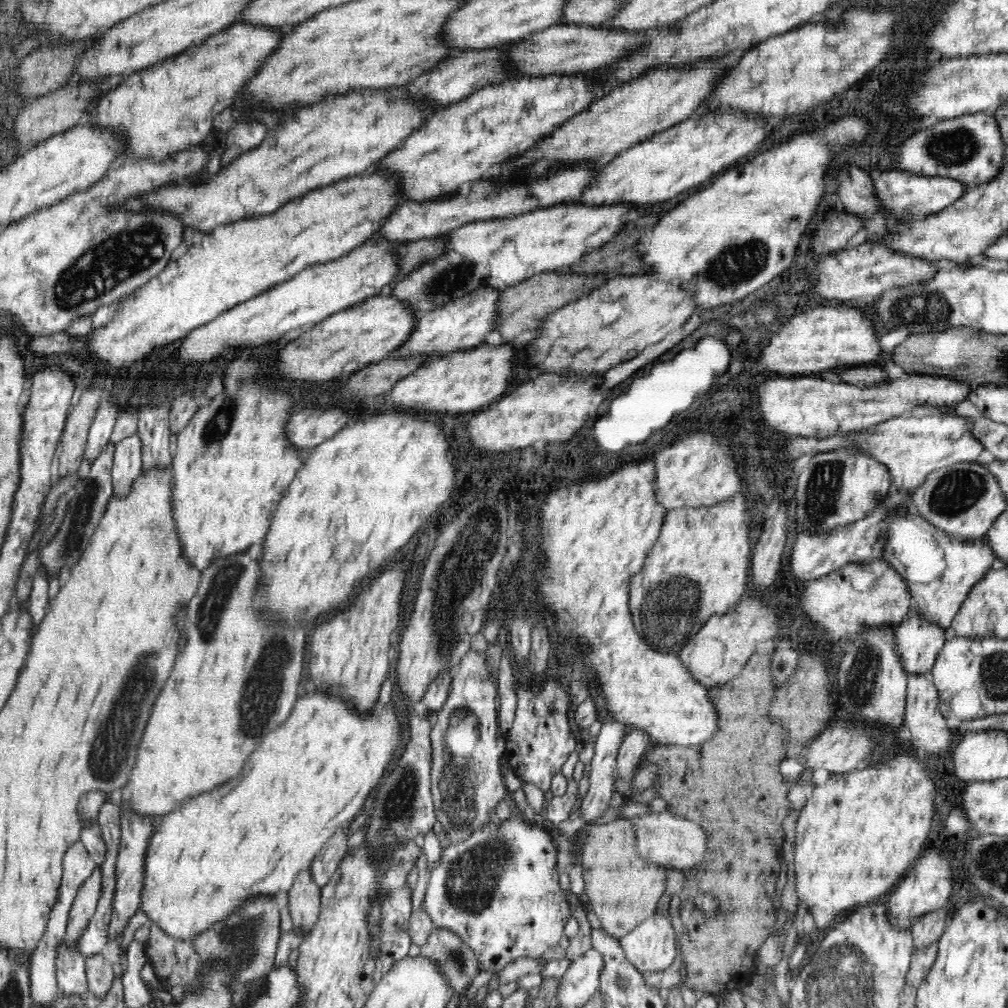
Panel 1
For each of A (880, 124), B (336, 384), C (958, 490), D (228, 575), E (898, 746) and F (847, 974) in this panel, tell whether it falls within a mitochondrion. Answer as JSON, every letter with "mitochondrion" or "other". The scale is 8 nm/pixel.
{"A":"other","B":"other","C":"mitochondrion","D":"mitochondrion","E":"other","F":"mitochondrion"}

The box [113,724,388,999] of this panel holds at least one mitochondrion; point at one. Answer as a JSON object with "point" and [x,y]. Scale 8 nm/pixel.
{"point":[252,922]}

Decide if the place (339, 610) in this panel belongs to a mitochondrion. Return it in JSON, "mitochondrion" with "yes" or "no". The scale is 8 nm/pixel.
{"mitochondrion":"no"}

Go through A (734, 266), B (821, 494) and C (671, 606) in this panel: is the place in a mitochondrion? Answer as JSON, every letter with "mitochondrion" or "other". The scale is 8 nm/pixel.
{"A":"mitochondrion","B":"mitochondrion","C":"mitochondrion"}

